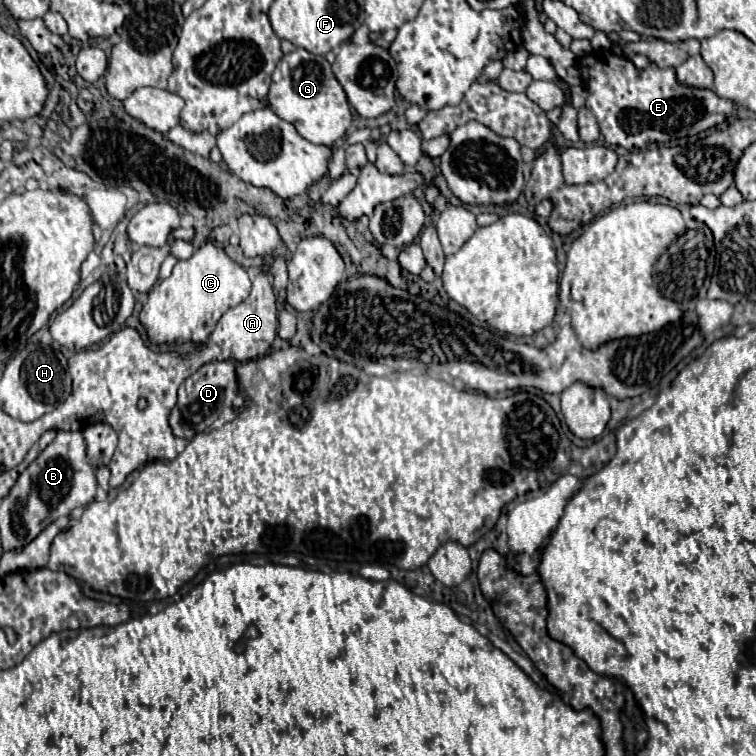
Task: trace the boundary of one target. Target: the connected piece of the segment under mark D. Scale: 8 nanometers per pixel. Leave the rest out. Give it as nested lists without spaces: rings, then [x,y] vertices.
[[[212,361],[202,365],[178,391],[178,403],[170,413],[170,425],[176,437],[192,439],[196,433],[210,429],[218,415],[232,405],[236,397],[236,373],[232,361]]]

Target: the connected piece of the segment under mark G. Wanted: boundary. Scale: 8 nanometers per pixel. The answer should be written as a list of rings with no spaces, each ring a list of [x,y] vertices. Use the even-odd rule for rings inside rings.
[[[294,49],[276,65],[268,91],[268,107],[280,119],[292,123],[304,139],[316,145],[334,145],[346,135],[352,123],[346,93],[334,77],[330,63],[320,55],[308,53],[306,49]]]

